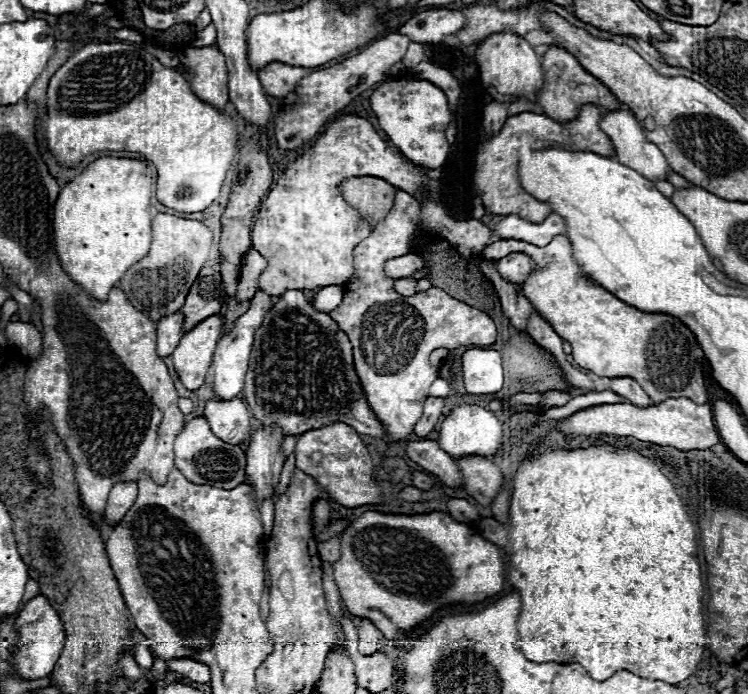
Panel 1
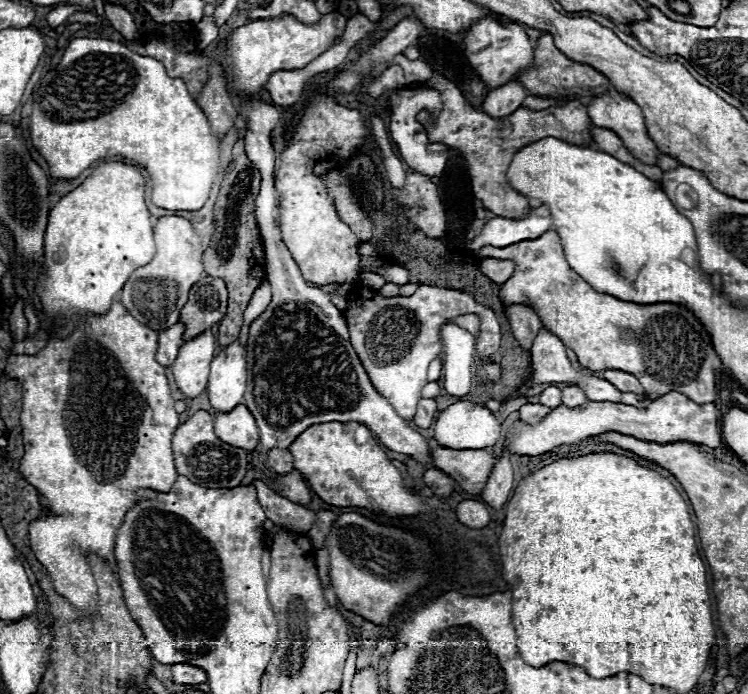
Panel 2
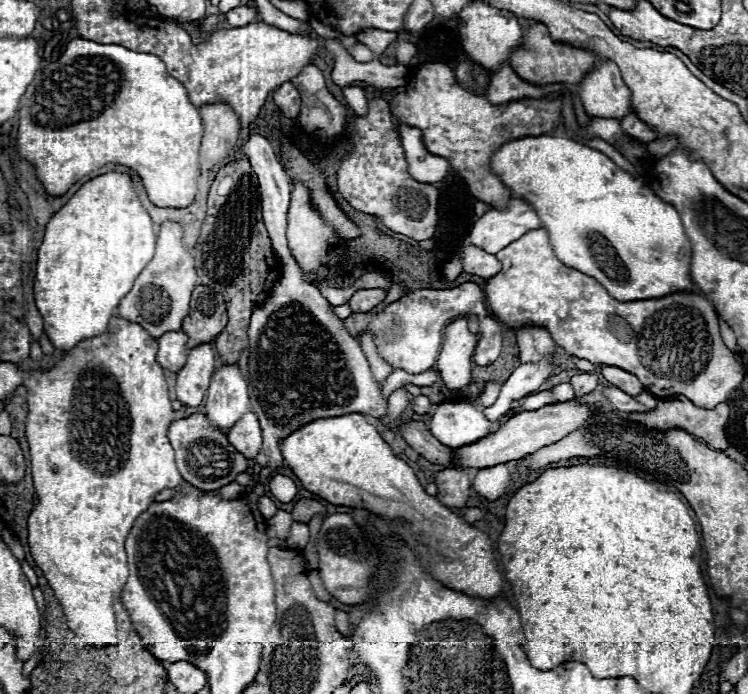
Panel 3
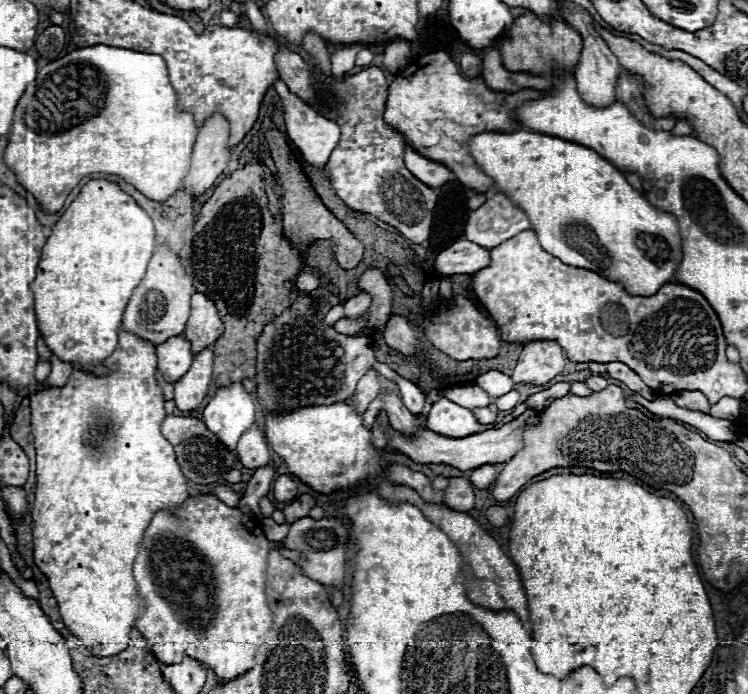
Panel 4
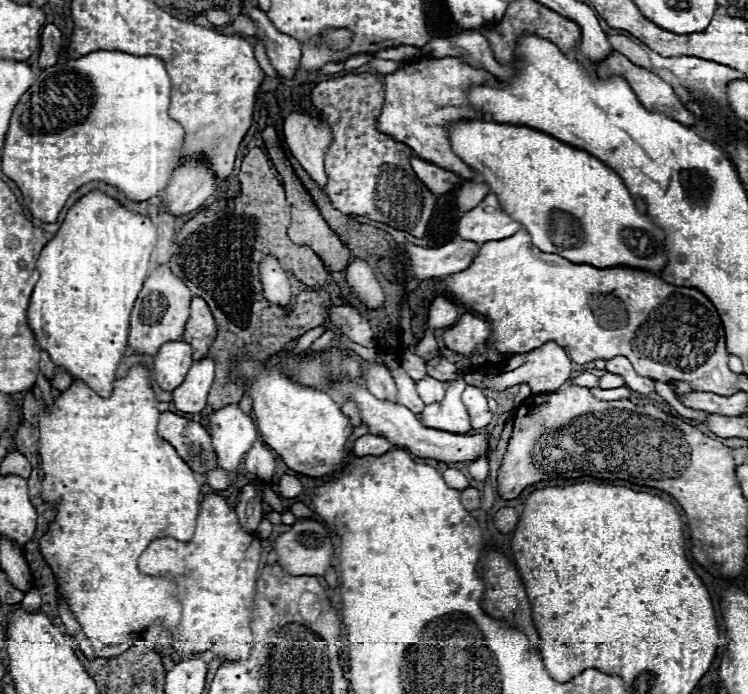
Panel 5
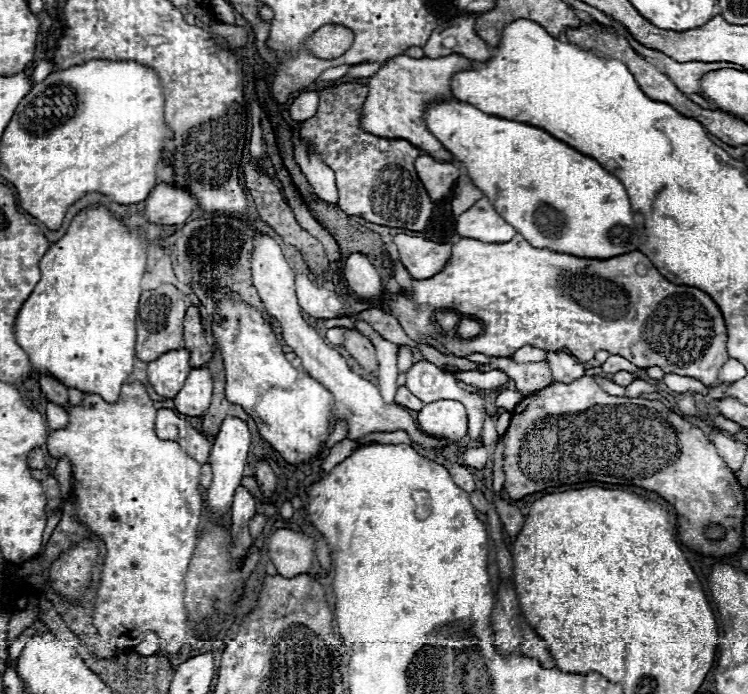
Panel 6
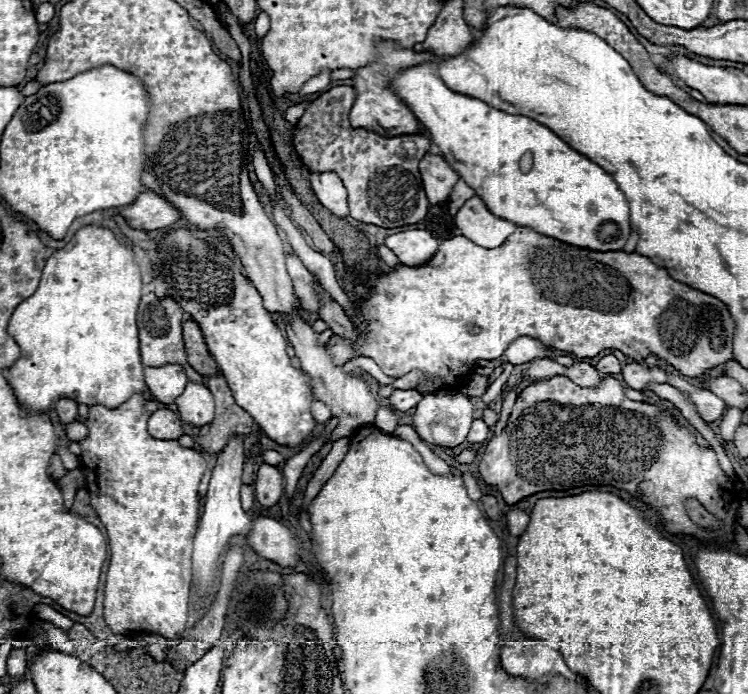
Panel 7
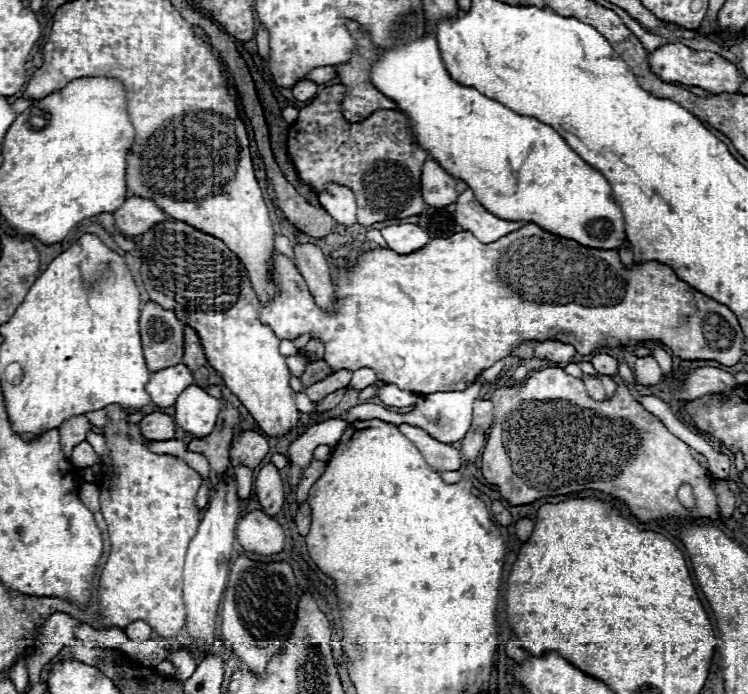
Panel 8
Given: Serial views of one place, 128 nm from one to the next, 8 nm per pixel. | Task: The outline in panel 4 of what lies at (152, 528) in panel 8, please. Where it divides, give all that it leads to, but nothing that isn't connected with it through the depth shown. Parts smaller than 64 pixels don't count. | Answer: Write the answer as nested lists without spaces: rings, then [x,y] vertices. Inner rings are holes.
[[[120,332],[118,348],[114,354],[106,360],[106,366],[112,368],[108,376],[90,376],[82,370],[74,370],[68,378],[66,386],[62,388],[46,388],[32,396],[32,436],[36,446],[36,500],[32,508],[32,534],[34,534],[34,562],[36,566],[48,576],[50,588],[58,600],[58,608],[62,614],[64,624],[70,628],[70,632],[94,654],[94,656],[114,656],[116,652],[122,652],[128,644],[130,632],[136,626],[136,620],[144,612],[144,598],[138,594],[138,584],[132,576],[132,564],[136,560],[136,554],[140,550],[140,540],[144,538],[144,530],[148,528],[152,516],[160,510],[176,510],[188,500],[188,478],[182,474],[180,464],[176,460],[172,444],[160,434],[160,424],[166,418],[164,412],[164,396],[162,388],[156,384],[156,346],[148,340],[142,340],[134,334]]]

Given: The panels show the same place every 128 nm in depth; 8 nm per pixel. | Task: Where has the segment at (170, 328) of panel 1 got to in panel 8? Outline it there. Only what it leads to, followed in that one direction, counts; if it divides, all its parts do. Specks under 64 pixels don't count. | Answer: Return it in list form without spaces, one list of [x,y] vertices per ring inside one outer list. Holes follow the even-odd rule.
[[[178,364],[178,366],[170,366],[154,372],[146,384],[146,392],[150,394],[156,406],[168,408],[168,406],[174,406],[180,392],[188,388],[192,382],[194,382],[192,370],[184,364]]]

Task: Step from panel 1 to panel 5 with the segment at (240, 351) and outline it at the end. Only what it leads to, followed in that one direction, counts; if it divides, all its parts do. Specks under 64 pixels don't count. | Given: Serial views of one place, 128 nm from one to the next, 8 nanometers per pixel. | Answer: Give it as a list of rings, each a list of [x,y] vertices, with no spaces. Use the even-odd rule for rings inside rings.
[[[234,404],[212,412],[208,418],[212,426],[210,436],[216,452],[216,464],[220,470],[236,476],[244,454],[258,440],[254,420]]]

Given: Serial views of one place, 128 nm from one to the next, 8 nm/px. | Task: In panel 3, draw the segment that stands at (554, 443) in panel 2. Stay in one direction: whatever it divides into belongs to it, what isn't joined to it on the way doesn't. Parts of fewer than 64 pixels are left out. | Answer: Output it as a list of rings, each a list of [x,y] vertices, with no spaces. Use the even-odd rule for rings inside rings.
[[[670,396],[670,398],[664,398],[658,402],[658,406],[654,408],[654,412],[646,412],[646,414],[626,414],[630,420],[636,420],[648,428],[656,428],[656,430],[670,430],[670,428],[682,428],[698,438],[702,438],[708,446],[716,448],[716,450],[726,450],[730,444],[728,444],[728,438],[724,434],[724,424],[728,422],[728,416],[730,416],[730,406],[726,402],[720,402],[714,410],[706,410],[706,408],[698,408],[694,406],[688,398],[684,396]],[[558,402],[554,406],[544,406],[534,412],[520,412],[514,418],[510,418],[500,430],[488,434],[484,440],[460,446],[452,452],[456,452],[456,464],[460,468],[490,468],[492,464],[506,464],[510,460],[520,460],[528,454],[534,454],[536,450],[550,446],[570,432],[582,428],[588,422],[588,406],[580,406],[576,402]]]

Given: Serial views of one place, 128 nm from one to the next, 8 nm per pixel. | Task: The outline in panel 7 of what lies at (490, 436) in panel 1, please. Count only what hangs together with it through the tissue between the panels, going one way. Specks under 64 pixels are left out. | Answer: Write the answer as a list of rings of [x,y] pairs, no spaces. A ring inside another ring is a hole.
[[[438,392],[438,394],[426,394],[420,404],[416,406],[414,414],[414,430],[420,434],[420,438],[428,444],[454,448],[466,440],[466,434],[470,430],[470,424],[474,420],[474,408],[470,402],[470,396],[460,392]]]

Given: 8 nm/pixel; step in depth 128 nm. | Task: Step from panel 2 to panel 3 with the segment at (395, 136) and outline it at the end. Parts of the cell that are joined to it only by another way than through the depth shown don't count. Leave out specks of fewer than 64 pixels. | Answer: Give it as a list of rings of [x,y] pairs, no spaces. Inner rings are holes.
[[[400,124],[400,138],[402,138],[402,148],[406,154],[408,162],[408,172],[412,174],[414,180],[426,182],[426,184],[436,184],[444,180],[450,164],[442,156],[430,154],[424,144],[422,144],[422,132],[418,128]]]

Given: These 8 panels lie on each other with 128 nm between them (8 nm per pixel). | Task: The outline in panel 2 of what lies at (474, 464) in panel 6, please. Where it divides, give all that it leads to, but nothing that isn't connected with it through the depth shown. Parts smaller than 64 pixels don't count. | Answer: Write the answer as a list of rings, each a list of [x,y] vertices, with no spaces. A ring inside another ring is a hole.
[[[502,456],[494,464],[486,486],[480,492],[480,498],[492,508],[502,508],[504,502],[508,500],[510,490],[512,490],[512,466],[508,456]]]

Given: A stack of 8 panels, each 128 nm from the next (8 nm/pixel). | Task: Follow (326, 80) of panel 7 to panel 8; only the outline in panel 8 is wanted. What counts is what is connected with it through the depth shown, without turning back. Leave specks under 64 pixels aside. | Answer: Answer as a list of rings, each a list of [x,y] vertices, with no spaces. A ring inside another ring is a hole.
[[[300,80],[300,82],[292,88],[292,94],[294,94],[296,100],[308,100],[308,98],[312,98],[312,96],[316,94],[316,90],[318,90],[318,86],[316,86],[314,82],[310,82],[310,80]]]

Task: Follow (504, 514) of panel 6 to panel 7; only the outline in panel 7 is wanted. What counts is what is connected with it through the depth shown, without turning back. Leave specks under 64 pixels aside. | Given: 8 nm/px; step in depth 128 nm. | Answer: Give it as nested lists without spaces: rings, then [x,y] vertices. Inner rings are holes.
[[[512,510],[512,512],[508,512],[506,518],[508,518],[508,530],[514,536],[524,534],[524,530],[528,528],[528,522],[530,522],[530,516],[522,510]]]

